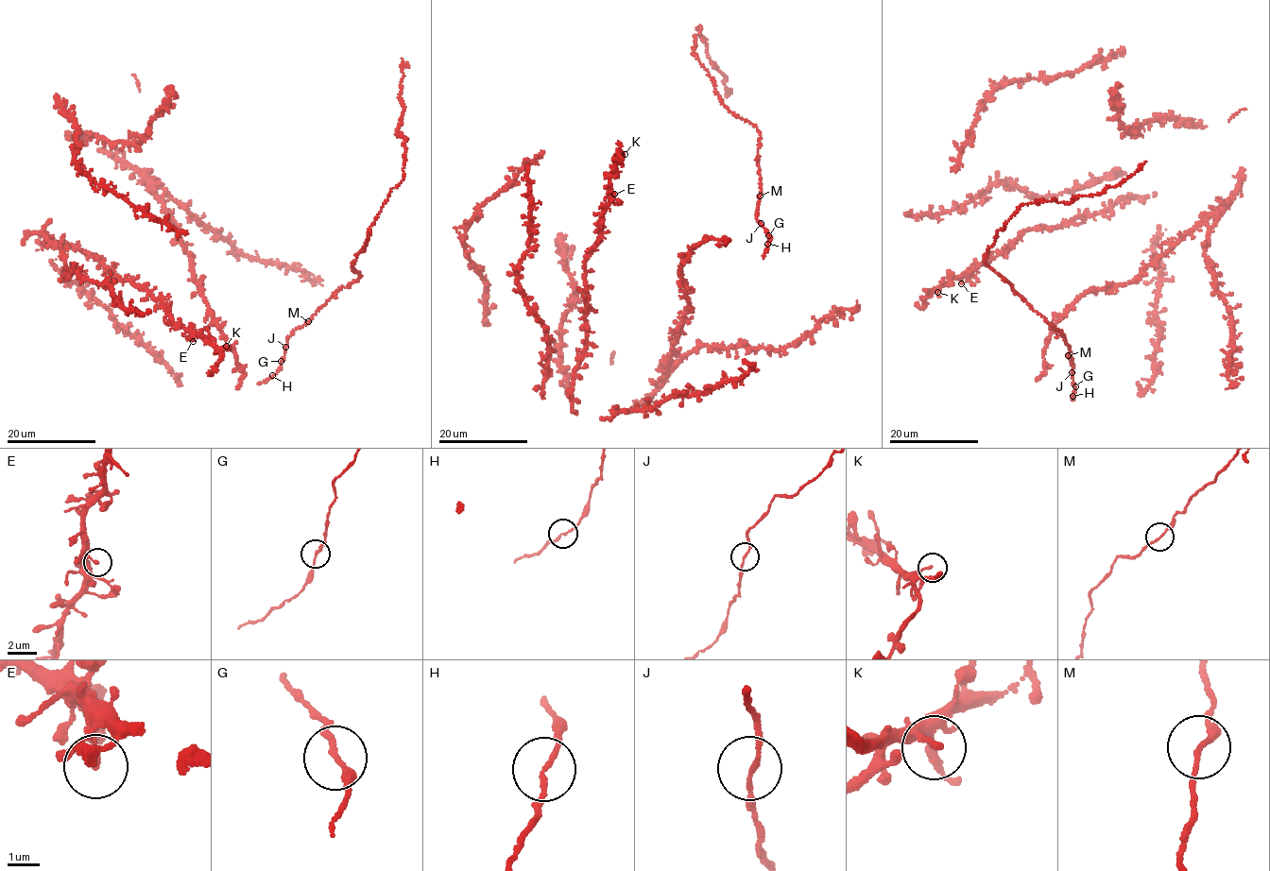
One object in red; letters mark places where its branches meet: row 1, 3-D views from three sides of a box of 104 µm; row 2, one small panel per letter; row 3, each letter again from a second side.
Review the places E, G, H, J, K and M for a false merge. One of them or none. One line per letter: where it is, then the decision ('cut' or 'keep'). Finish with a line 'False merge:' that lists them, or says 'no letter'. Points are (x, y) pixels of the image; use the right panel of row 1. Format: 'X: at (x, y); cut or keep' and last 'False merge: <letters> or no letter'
E: at (961, 283); keep
G: at (1075, 386); keep
H: at (1072, 396); keep
J: at (1072, 372); keep
K: at (937, 292); keep
M: at (1068, 355); keep
False merge: no letter

